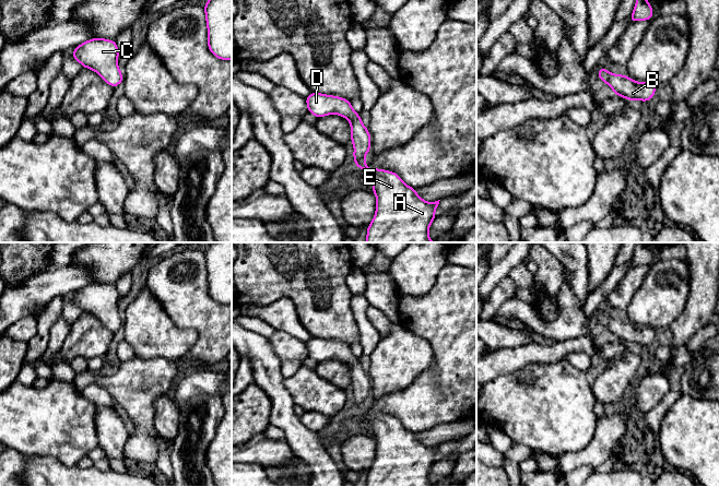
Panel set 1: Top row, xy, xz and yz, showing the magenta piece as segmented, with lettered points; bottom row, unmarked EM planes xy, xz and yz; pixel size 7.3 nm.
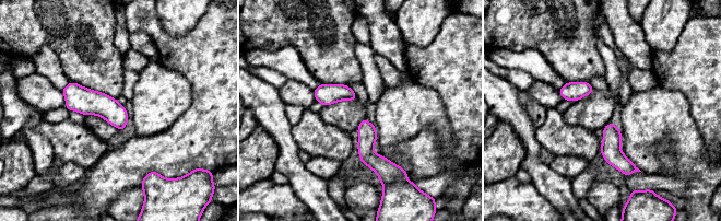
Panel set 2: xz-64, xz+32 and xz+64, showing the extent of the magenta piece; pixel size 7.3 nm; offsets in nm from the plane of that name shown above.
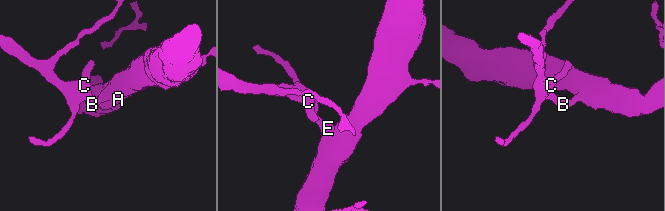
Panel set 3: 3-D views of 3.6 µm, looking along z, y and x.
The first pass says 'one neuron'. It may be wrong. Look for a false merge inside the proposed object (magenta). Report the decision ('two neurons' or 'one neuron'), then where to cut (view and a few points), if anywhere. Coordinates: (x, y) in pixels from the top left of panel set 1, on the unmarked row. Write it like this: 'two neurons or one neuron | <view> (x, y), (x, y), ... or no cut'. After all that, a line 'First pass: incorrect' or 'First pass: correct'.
one neuron | no cut
First pass: correct

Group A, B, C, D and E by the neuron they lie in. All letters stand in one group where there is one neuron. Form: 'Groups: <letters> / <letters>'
Groups: A B C D E

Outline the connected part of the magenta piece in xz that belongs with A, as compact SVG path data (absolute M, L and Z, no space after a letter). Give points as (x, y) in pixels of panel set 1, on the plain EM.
M313 336L306 342L306 348L308 357L317 363L337 358L350 367L355 411L369 418L377 443L366 487L434 487L428 474L440 444L425 447L415 432L406 430L396 417L367 412L364 404L370 395L370 378L350 345Z

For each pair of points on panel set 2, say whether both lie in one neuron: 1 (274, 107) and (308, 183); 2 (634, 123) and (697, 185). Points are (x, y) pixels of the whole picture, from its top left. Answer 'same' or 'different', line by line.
1: same
2: same

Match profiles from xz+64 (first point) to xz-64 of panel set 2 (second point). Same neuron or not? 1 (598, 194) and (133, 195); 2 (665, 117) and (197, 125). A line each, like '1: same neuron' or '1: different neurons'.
1: same neuron
2: different neurons

